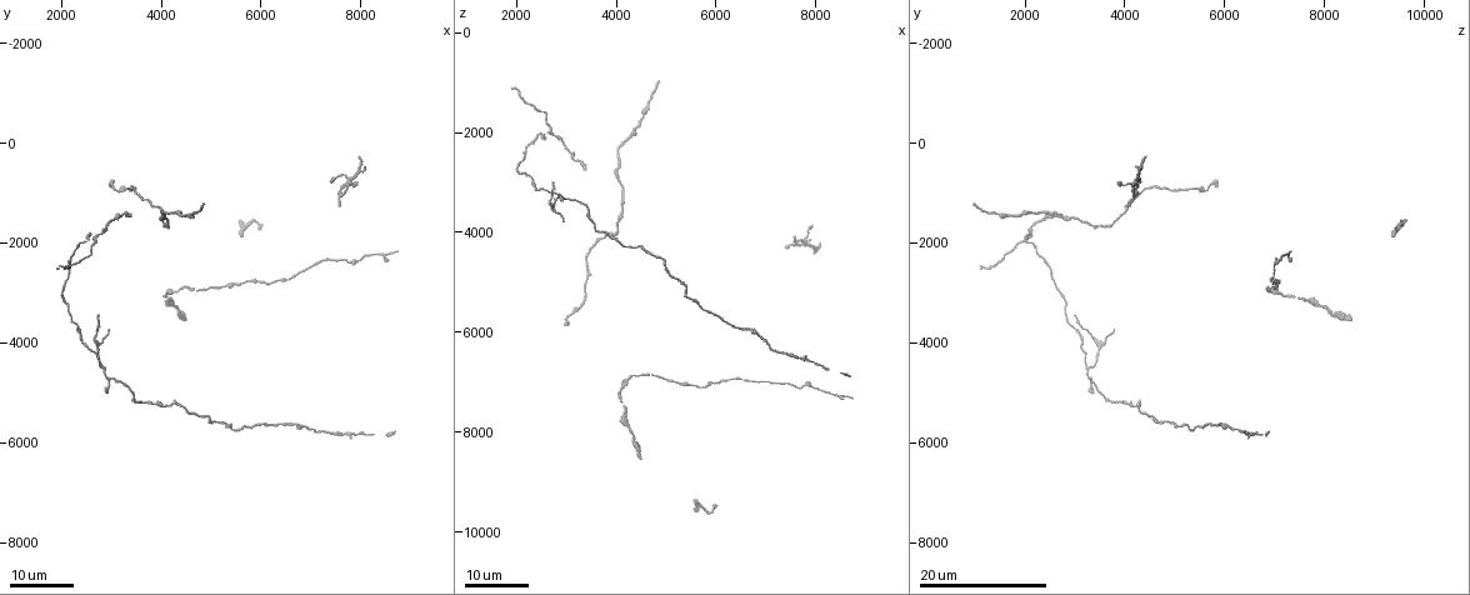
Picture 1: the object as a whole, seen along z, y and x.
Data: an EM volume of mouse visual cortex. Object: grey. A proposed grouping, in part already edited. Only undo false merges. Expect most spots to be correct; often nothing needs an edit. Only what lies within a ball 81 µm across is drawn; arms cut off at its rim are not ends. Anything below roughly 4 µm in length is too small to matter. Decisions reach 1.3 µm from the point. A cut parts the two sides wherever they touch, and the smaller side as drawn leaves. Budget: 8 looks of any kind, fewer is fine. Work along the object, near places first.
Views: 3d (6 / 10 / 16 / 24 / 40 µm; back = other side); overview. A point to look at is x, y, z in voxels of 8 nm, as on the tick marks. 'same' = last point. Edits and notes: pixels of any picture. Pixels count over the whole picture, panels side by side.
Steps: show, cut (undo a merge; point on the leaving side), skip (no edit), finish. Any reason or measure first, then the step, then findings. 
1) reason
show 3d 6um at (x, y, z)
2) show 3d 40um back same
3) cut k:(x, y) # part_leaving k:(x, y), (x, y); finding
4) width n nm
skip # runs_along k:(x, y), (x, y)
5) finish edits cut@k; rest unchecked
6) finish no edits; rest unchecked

sudden change in width
show 3d 24um at (4500, 3450, 8450)

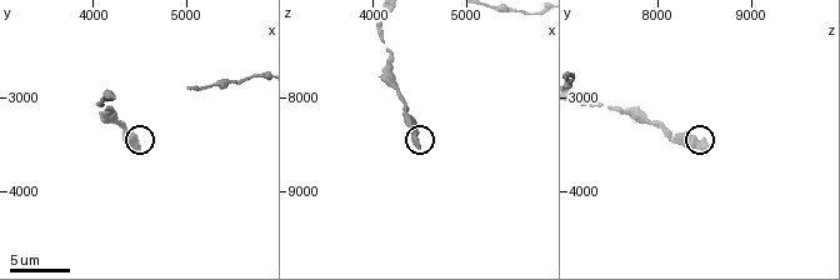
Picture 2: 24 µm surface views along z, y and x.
show 3d 10um at (4450, 3450, 8400)

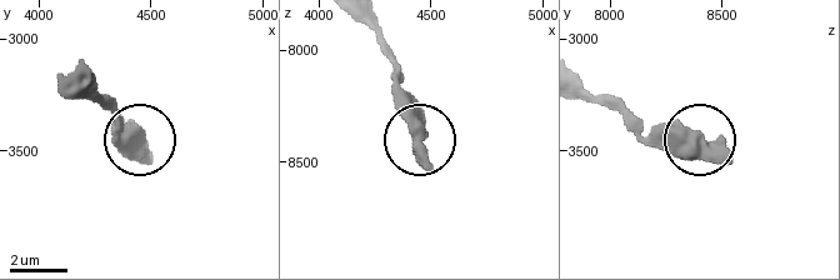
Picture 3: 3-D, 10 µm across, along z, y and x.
skip # continuous, no second neuron

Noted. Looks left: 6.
show 3d 16um at (4150, 3000, 7000)

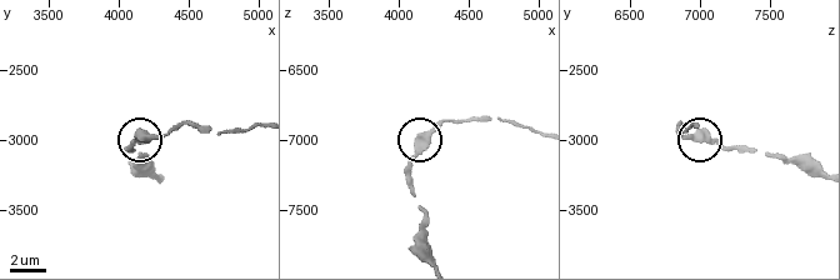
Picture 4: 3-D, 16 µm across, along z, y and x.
closer look
show 3d 6um at (4220, 3000, 7000)

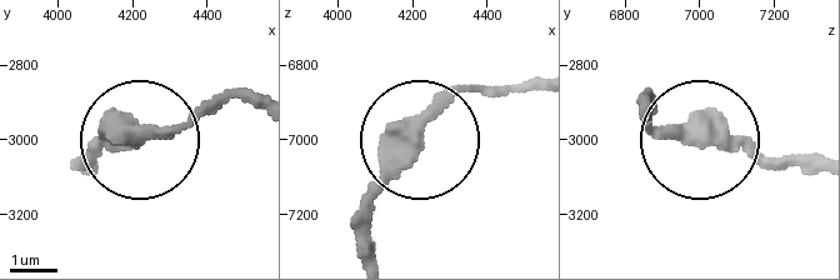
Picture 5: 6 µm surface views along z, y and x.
width 420 nm
skip # one neuron here

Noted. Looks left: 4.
three-way junction
show 3d 16um at (2850, 4500, 3350)

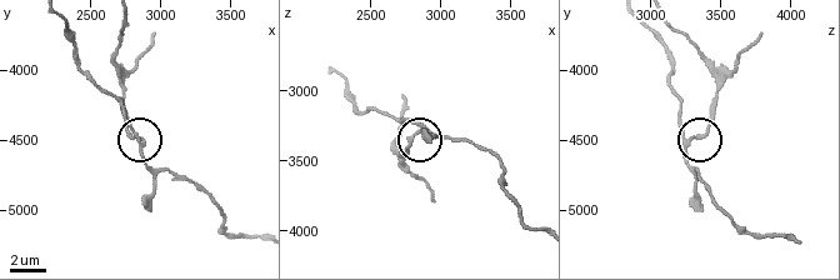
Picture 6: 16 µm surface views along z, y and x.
show 3d 10um at (2860, 4500, 3300)

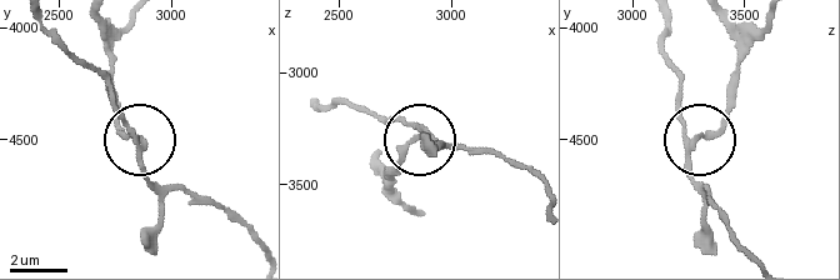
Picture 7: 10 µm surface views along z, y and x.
width 170 nm
cut 7:(400, 163) # part_leaving 7:(695, 143), (714, 130), (729, 101), (736, 65), (729, 23); two neurons meet here

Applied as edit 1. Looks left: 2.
finish edits cut@7; rest unchecked

